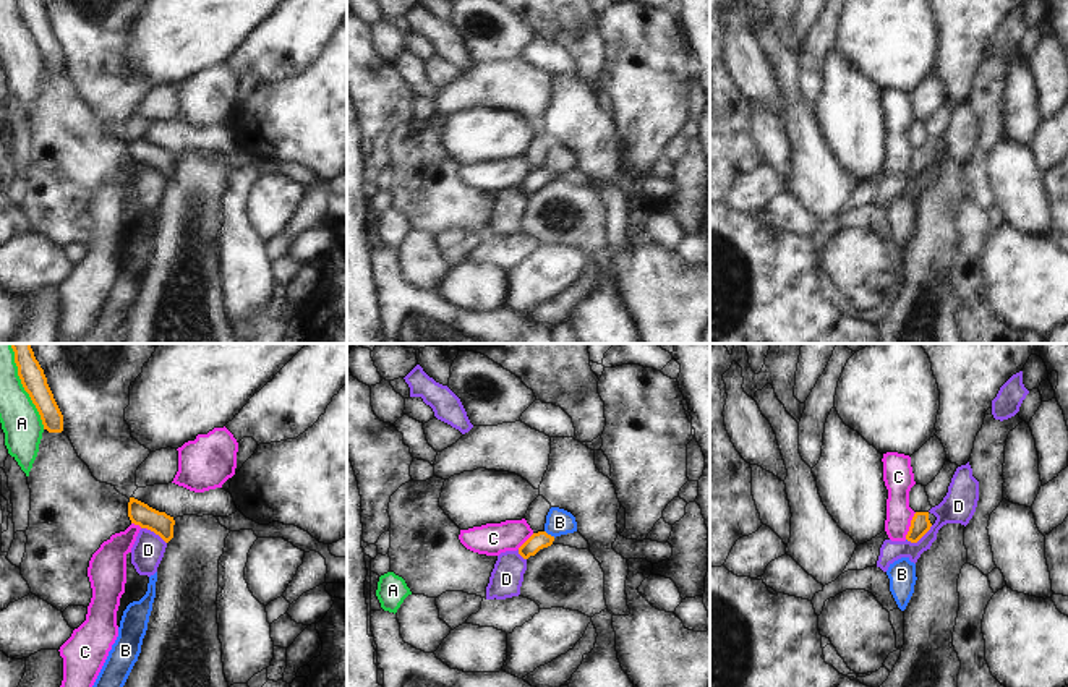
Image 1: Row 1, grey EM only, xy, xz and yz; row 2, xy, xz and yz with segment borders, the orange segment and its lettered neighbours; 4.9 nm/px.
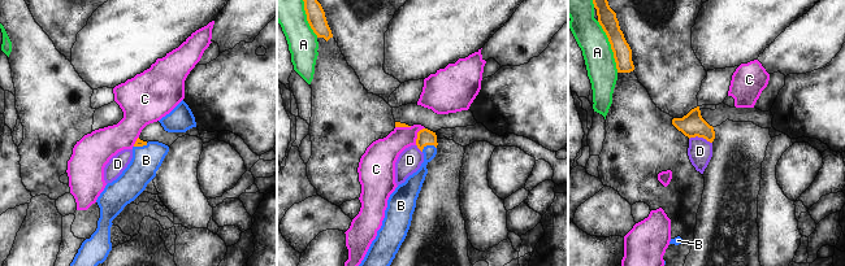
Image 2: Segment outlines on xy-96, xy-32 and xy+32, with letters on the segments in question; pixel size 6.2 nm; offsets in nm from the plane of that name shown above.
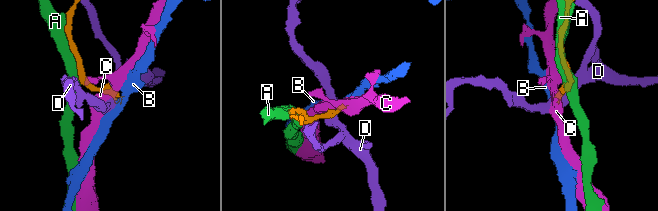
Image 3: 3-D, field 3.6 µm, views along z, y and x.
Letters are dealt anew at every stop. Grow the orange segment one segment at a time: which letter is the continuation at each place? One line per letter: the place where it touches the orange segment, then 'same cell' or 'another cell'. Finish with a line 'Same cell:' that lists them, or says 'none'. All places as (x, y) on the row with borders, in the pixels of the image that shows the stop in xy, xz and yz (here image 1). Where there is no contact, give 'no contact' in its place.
A: contact xy (23, 386); another cell
B: contact xz (550, 535); same cell
C: contact yz (911, 525); another cell
D: contact yz (919, 538); another cell
Same cell: B

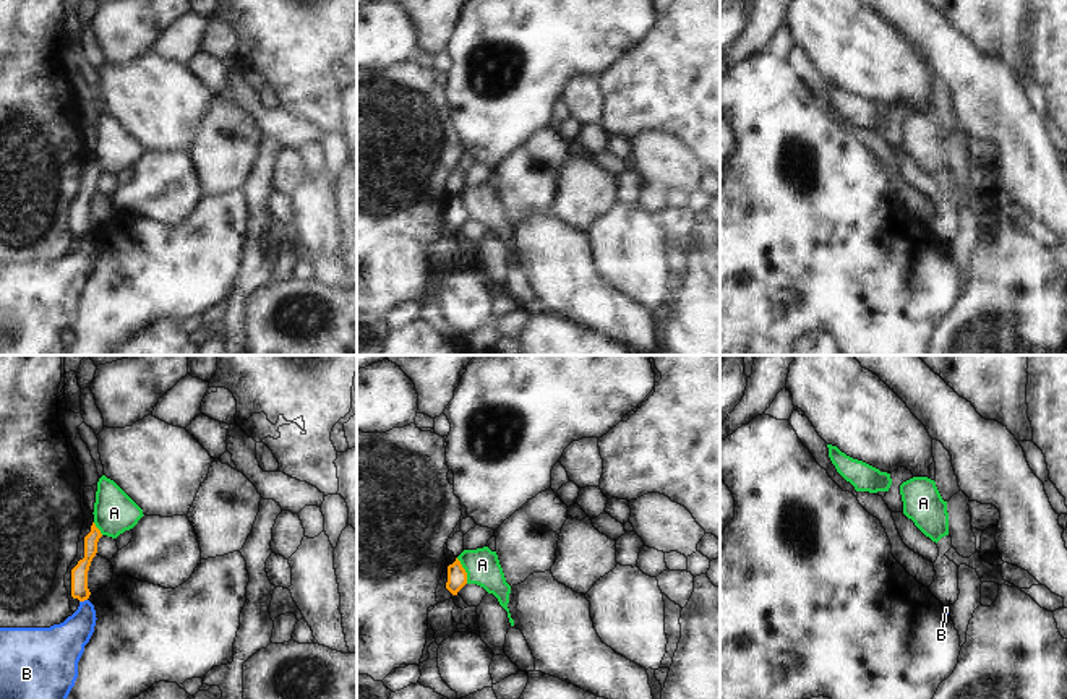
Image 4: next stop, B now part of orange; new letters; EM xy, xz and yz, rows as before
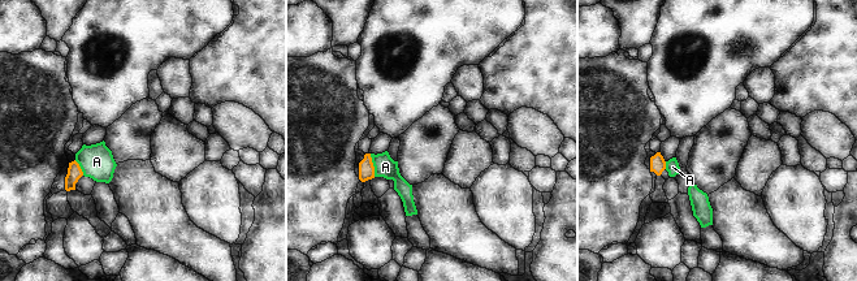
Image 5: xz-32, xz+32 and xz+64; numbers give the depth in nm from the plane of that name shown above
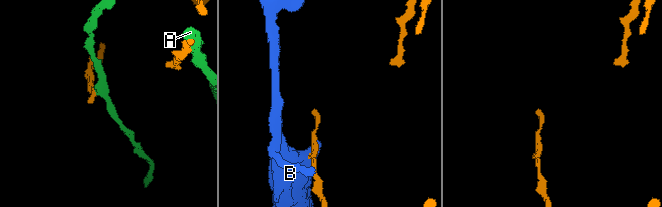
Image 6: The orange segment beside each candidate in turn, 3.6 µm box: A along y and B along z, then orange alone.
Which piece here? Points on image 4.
A: contact xz (464, 571); another cell
B: contact xy (83, 600); another cell
Same cell: none

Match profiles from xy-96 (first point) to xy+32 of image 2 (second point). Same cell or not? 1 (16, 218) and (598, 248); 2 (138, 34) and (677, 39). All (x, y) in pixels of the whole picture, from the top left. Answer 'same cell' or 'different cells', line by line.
1: different cells
2: different cells

